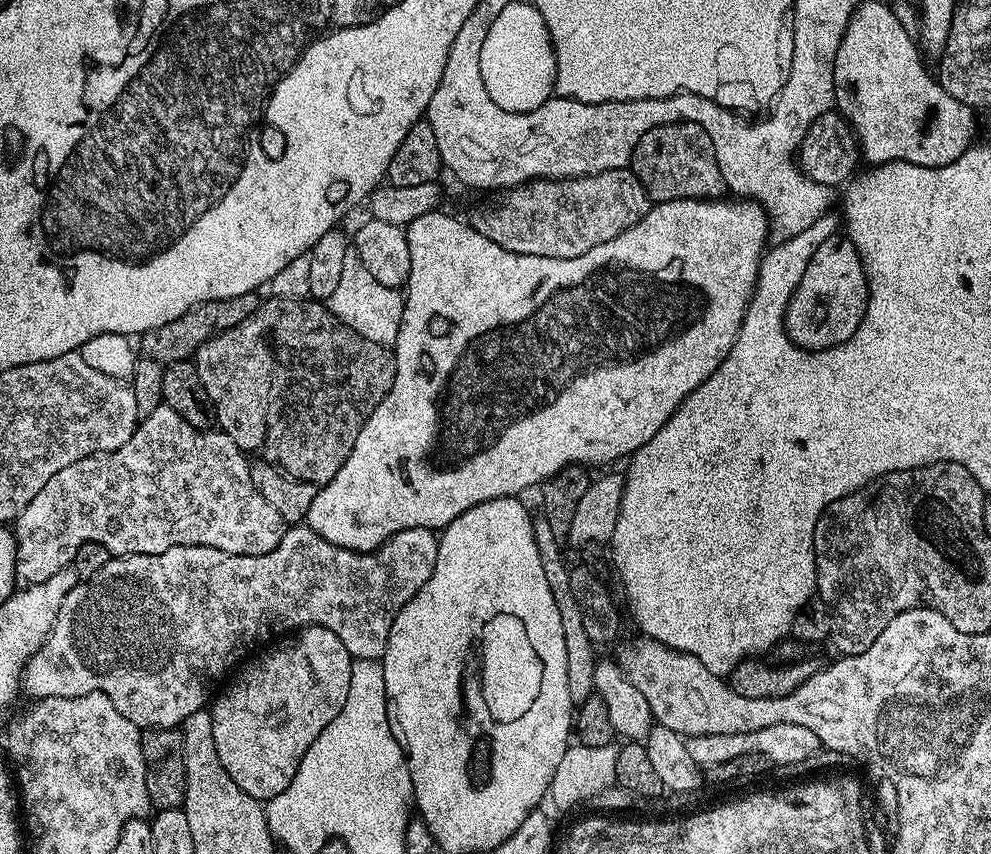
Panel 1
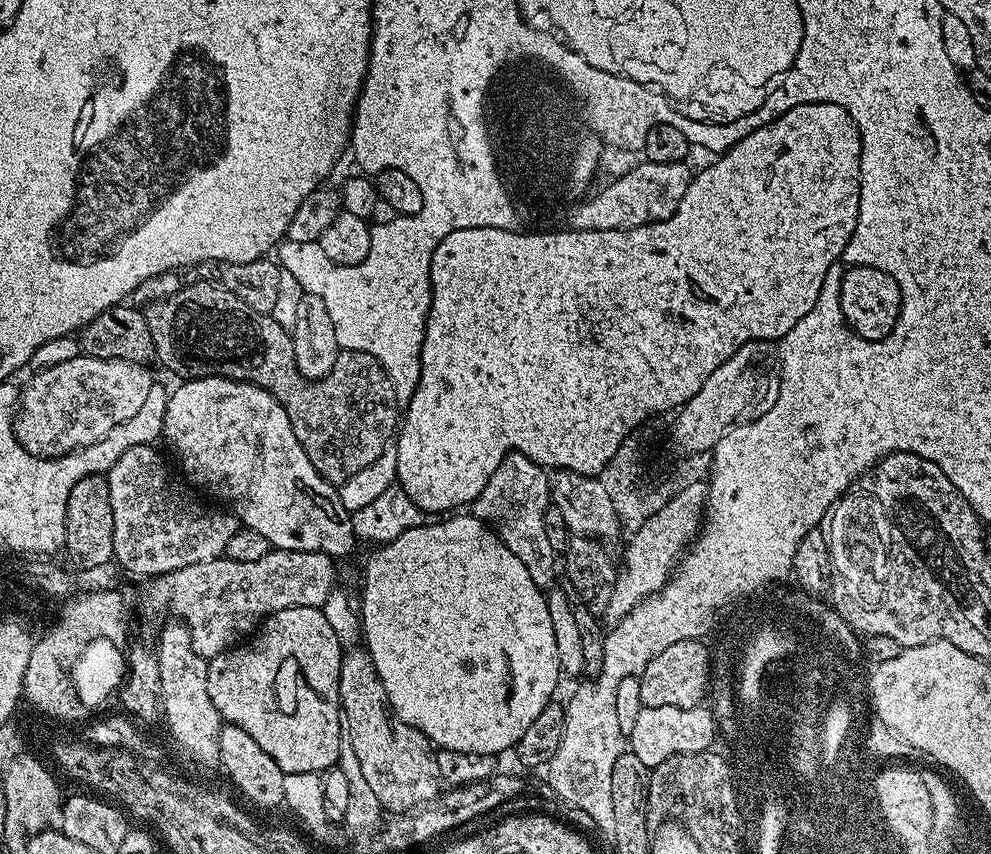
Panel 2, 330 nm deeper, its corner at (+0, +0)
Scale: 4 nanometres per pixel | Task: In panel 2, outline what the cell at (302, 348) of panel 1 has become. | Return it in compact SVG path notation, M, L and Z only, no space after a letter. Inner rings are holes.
M200 280L197 284L185 283L176 294L173 294L165 300L151 303L143 309L146 322L150 326L150 338L154 338L154 350L156 351L156 360L164 363L174 375L180 376L184 380L197 380L198 378L206 378L207 376L221 376L222 378L230 378L231 380L241 380L247 384L258 386L262 390L272 393L272 396L282 406L282 410L286 410L286 418L290 418L290 426L294 430L294 438L298 438L298 446L302 446L302 450L306 450L306 458L310 458L310 462L314 466L314 470L318 470L318 474L322 474L322 478L326 478L334 485L342 485L350 478L354 478L354 474L358 474L358 470L366 470L366 466L370 466L374 462L374 458L378 458L393 443L394 437L398 432L398 421L401 419L402 412L396 403L396 395L394 394L394 386L390 382L390 378L386 374L386 370L380 365L377 358L372 357L368 353L362 353L358 350L341 350L338 358L334 362L334 366L330 370L330 374L326 374L321 380L307 380L307 378L296 369L294 362L294 346L289 329L283 328L275 321L271 314L267 312L257 312L251 308L249 304L242 298L235 296L230 290L226 290L224 285L219 282L211 282Z

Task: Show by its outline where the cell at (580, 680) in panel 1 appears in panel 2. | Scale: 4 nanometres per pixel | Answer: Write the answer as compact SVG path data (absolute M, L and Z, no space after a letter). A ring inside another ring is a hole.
M507 452L498 470L490 474L490 482L482 486L482 494L470 506L470 515L488 525L513 554L522 558L522 566L542 590L551 589L552 579L558 576L558 553L551 548L550 538L546 538L544 518L550 506L549 477L545 469L522 453Z

